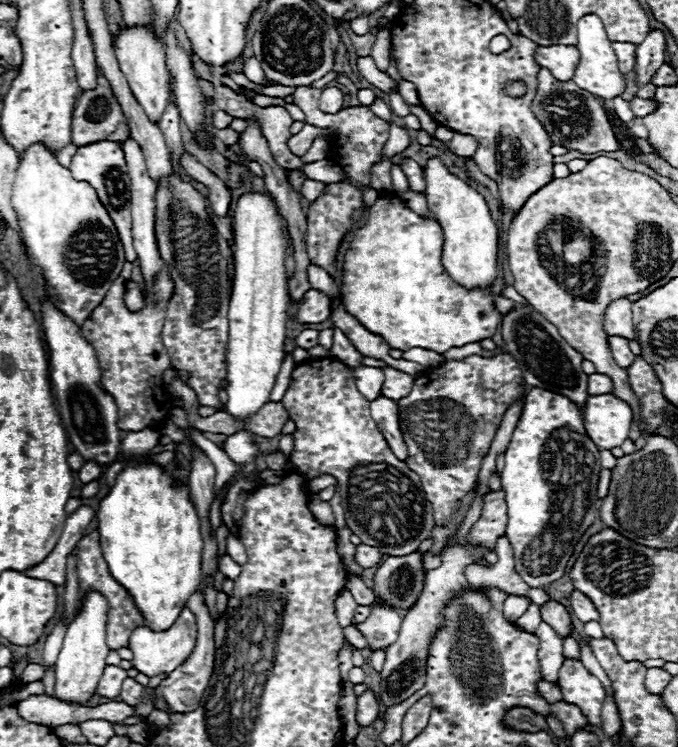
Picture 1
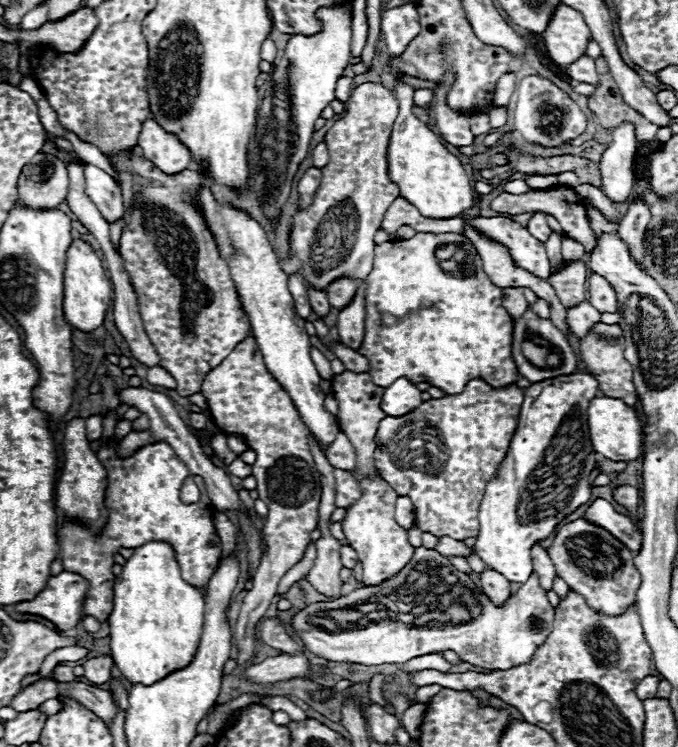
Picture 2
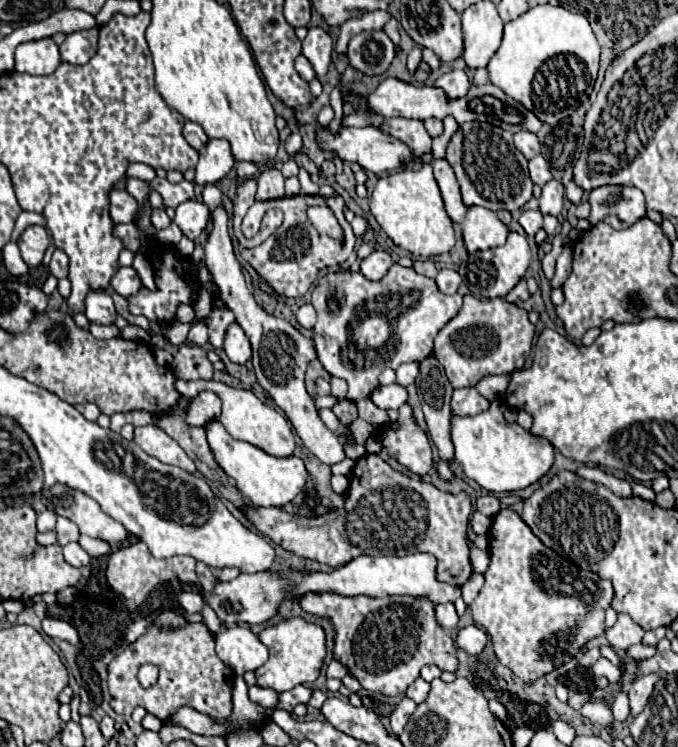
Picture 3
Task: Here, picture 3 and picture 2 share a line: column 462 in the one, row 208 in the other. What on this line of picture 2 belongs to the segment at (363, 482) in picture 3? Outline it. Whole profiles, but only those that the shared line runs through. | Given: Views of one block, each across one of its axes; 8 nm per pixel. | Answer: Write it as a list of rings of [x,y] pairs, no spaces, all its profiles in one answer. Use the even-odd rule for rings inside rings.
[[[554,186],[550,190],[530,192],[530,194],[522,194],[522,196],[502,192],[492,200],[492,210],[506,212],[506,214],[522,214],[522,212],[546,212],[546,214],[552,214],[560,222],[566,236],[580,242],[586,248],[586,252],[590,252],[594,248],[594,236],[592,236],[592,230],[590,230],[590,224],[588,224],[588,218],[586,218],[586,210],[582,206],[582,198],[572,188]]]

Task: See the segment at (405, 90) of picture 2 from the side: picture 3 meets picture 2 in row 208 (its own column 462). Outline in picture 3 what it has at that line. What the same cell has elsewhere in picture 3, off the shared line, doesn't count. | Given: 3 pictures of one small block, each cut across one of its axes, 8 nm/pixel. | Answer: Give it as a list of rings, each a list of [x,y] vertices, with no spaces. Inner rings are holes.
[[[492,402],[488,412],[482,412],[480,416],[456,416],[456,420],[452,420],[452,442],[456,448],[456,462],[464,468],[466,476],[490,492],[514,492],[528,488],[548,474],[554,464],[554,446],[546,438],[520,428],[516,422],[506,422],[498,402]]]

